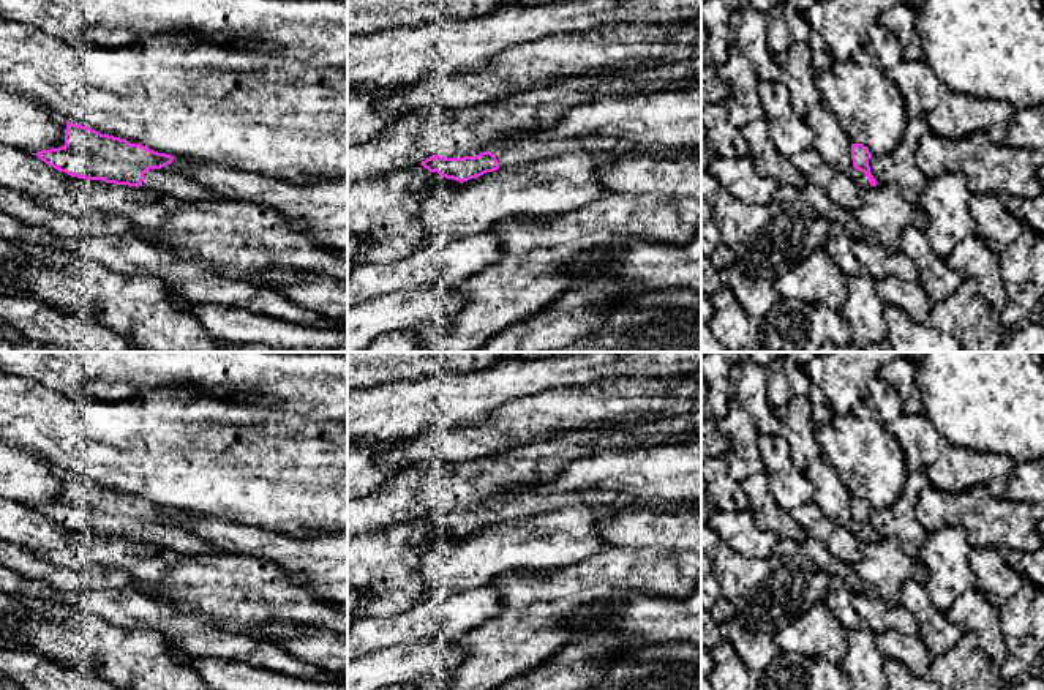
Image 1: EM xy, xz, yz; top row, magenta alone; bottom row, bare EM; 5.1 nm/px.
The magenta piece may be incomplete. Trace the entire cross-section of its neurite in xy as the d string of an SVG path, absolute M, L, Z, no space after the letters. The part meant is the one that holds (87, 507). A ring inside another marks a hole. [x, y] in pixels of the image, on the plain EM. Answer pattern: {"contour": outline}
{"contour": "M66 475L63 501L32 508L77 532L144 540L186 554L221 551L191 531L167 523L174 510L69 475Z"}

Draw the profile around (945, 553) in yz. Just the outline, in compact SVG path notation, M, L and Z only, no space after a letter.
M944 527L927 537L918 559L929 570L926 591L930 603L946 613L967 589L975 587L968 564L971 546L962 527Z

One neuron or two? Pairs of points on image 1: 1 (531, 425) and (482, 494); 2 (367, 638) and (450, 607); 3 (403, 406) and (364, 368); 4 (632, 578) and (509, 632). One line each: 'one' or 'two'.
1: two
2: one
3: two
4: one

